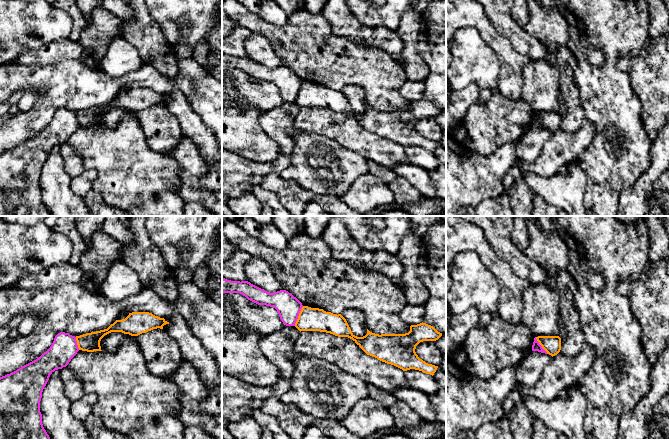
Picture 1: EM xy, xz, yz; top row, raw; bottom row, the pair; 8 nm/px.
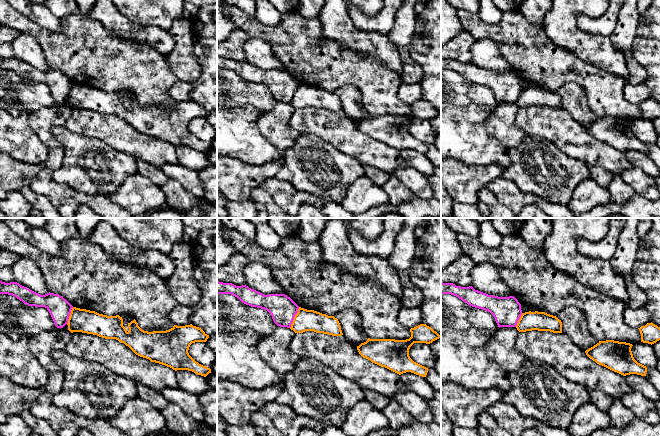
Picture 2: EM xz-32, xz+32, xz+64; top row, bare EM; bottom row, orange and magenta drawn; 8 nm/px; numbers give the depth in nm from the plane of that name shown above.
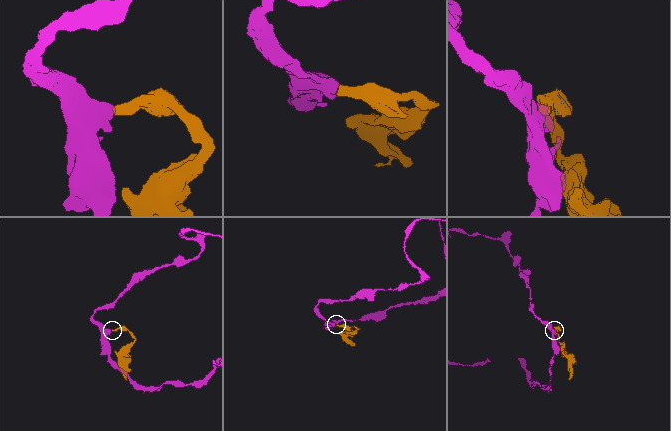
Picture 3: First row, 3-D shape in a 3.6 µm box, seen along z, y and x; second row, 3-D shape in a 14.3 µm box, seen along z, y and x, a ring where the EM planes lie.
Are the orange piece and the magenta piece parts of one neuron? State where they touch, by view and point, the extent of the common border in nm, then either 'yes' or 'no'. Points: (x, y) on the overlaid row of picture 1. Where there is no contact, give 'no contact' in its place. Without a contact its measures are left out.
xz (298, 316) | 180 nm | no

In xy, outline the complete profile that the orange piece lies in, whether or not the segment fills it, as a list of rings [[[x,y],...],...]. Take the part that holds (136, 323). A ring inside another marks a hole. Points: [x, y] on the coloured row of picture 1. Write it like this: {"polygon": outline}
{"polygon": [[[132,312],[125,319],[116,320],[107,329],[76,336],[76,341],[79,350],[87,352],[102,351],[100,341],[111,332],[122,332],[131,336],[138,336],[153,329],[163,329],[166,324],[169,324],[169,322],[152,313]]]}

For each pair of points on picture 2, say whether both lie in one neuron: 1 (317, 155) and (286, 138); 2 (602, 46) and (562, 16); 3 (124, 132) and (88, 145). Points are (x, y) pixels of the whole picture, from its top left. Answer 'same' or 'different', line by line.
1: different
2: same
3: different

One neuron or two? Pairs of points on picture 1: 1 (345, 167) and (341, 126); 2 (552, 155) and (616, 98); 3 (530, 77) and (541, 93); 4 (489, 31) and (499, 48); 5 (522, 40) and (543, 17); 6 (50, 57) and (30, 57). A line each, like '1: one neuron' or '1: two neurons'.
1: two neurons
2: two neurons
3: one neuron
4: one neuron
5: two neurons
6: one neuron

